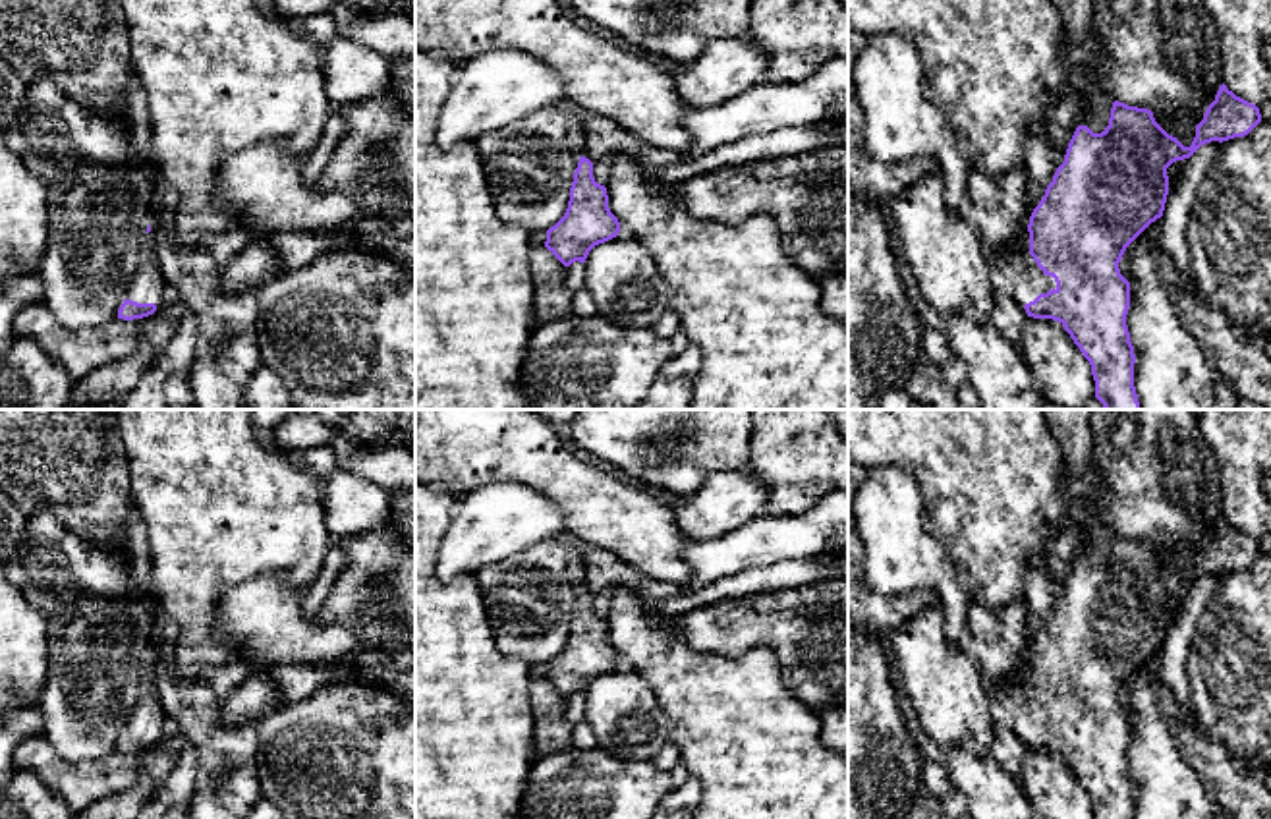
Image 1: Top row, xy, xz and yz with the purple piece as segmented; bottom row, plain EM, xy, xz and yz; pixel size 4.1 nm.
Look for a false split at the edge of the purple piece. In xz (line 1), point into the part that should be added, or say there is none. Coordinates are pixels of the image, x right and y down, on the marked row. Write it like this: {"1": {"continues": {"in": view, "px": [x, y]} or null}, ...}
{"1": {"continues": null}}

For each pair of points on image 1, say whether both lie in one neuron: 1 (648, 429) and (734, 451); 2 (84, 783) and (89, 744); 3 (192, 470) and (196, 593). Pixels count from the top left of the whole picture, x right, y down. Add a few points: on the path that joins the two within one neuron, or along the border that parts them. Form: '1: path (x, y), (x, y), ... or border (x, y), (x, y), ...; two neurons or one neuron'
1: path (669, 429), (709, 429), (713, 433); one neuron
2: border (47, 740), (66, 763), (101, 760), (116, 748); two neurons
3: path (196, 501), (196, 563); one neuron

